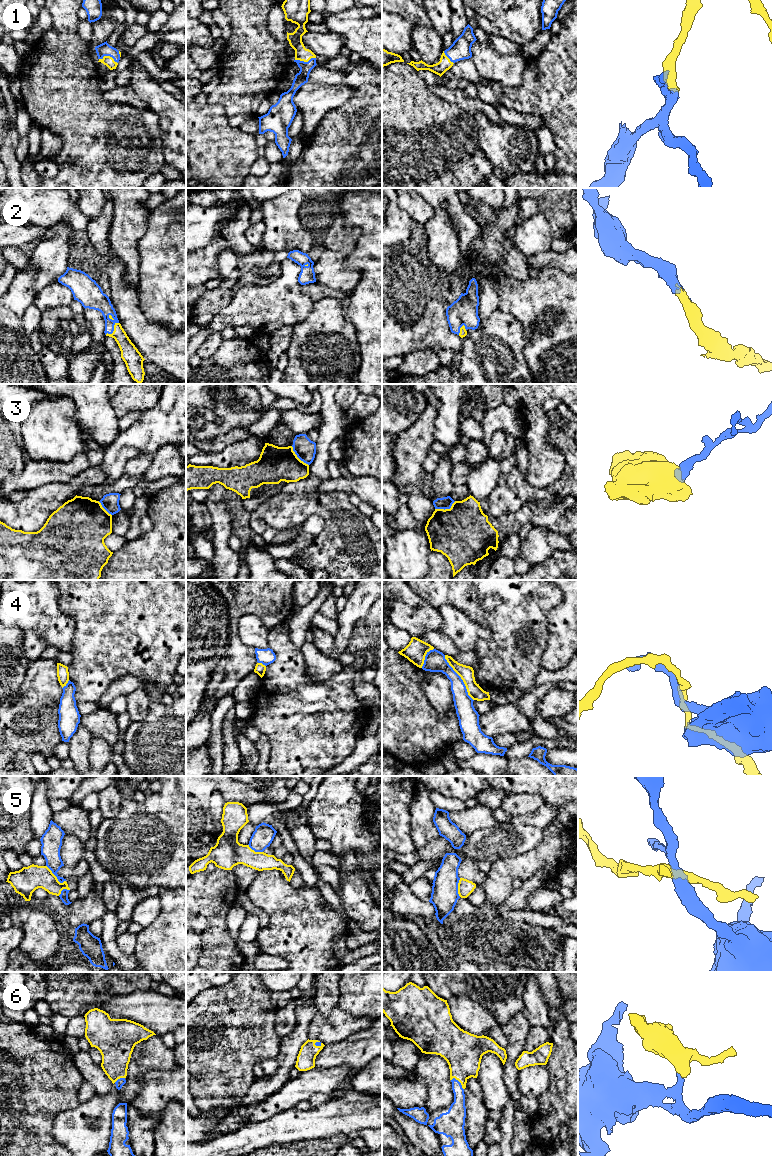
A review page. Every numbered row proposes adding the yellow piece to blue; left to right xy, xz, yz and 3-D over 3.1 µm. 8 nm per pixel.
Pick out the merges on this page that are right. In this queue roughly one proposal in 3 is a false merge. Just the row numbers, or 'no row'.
1, 2, 6

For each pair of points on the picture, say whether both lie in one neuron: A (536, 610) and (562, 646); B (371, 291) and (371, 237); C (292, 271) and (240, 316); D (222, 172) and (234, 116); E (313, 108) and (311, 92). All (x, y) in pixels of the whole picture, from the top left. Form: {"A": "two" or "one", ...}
{"A": "two", "B": "one", "C": "one", "D": "two", "E": "one"}

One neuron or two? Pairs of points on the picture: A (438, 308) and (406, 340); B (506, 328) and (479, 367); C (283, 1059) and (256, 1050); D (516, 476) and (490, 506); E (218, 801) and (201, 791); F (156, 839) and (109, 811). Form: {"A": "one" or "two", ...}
{"A": "one", "B": "one", "C": "two", "D": "one", "E": "two", "F": "two"}

